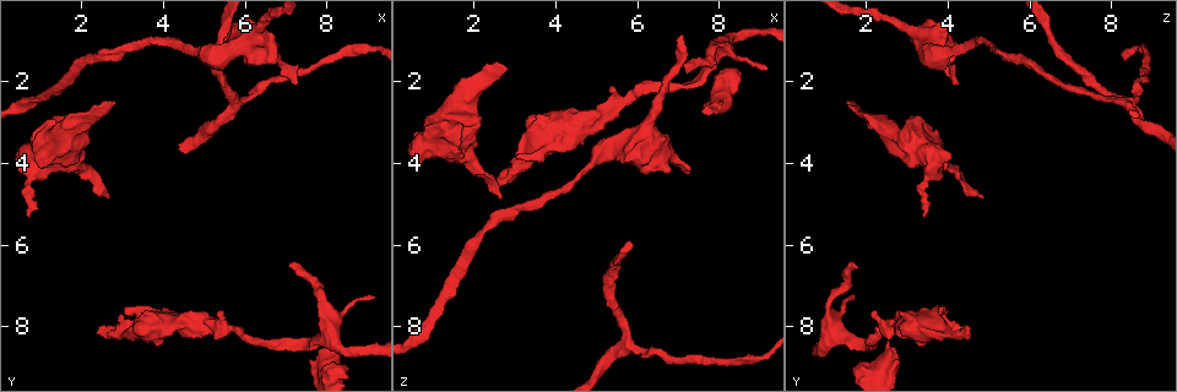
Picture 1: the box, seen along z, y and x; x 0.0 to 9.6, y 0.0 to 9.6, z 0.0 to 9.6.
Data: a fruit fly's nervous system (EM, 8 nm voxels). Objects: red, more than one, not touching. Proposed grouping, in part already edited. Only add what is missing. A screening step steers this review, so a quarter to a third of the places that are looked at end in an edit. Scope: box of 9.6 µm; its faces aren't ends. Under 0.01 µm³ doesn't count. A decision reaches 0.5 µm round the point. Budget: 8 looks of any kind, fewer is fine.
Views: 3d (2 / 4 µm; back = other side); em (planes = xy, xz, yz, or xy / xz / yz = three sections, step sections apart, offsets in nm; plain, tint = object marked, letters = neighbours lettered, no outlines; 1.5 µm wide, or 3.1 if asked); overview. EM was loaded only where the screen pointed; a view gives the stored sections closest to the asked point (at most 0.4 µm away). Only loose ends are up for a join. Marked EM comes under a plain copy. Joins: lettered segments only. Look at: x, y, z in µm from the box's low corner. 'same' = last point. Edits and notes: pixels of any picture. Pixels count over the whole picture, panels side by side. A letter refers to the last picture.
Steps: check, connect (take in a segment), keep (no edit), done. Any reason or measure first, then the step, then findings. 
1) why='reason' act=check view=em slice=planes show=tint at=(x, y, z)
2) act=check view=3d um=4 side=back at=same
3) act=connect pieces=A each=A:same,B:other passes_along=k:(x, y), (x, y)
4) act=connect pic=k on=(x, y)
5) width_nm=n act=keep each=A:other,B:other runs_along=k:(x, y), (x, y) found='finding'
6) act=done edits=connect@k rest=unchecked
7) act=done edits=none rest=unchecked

why='an open end' act=check view=3d um=4 at=(2.85, 2.60, 1.65)

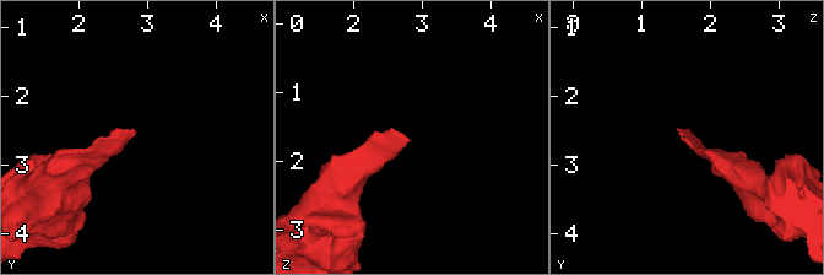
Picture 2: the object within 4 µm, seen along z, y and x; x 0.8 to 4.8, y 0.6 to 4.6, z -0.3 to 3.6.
why='need the tissue' act=check view=em slice=xy step=4 show=letters at=(2.80, 2.50, 1.65)

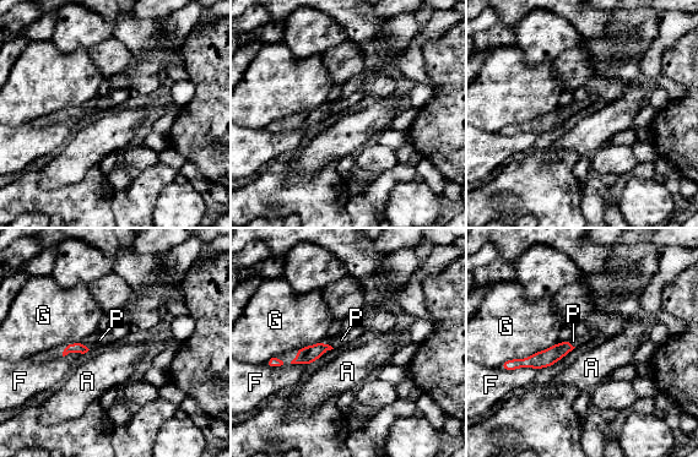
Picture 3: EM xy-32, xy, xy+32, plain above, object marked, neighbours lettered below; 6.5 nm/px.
act=check view=em slice=planes show=letters at=same

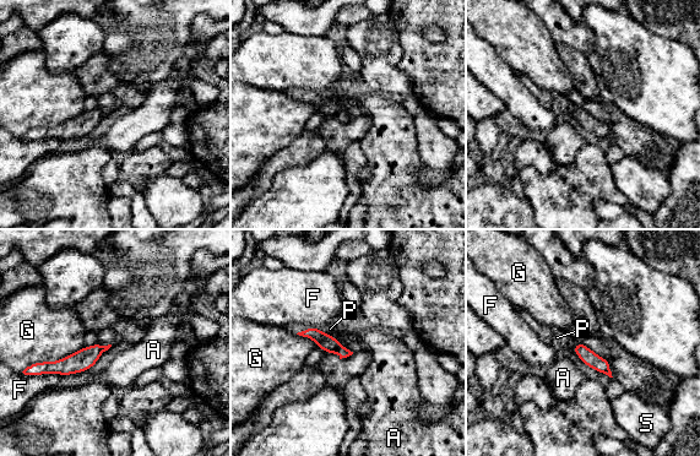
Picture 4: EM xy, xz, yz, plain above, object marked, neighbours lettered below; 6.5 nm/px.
longest_contact=G:360nm act=connect pieces=P each=A:other,F:other,G:other,P:same,S:other passes_along=4:(330, 345), (329, 335), (330, 329) found='it goes on there'

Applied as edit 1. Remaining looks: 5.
why='redraw' act=check view=overview

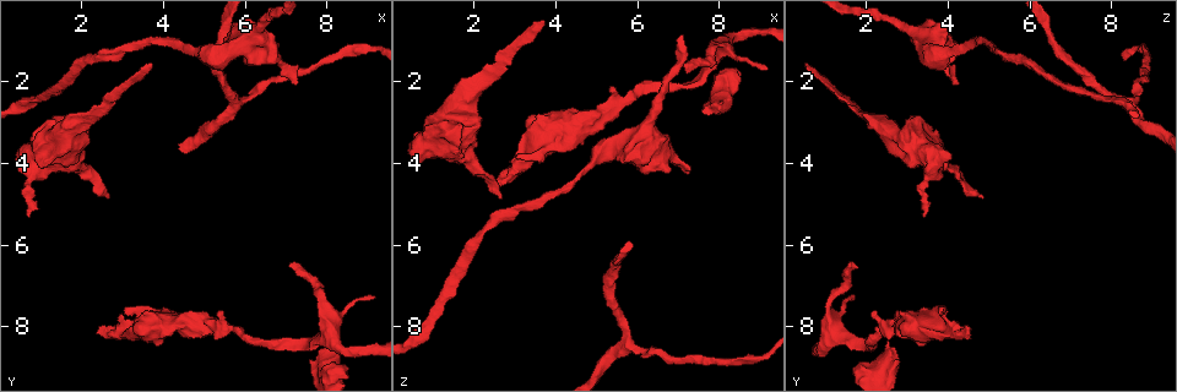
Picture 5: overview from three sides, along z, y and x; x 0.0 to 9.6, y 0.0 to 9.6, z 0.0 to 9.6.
why='thick end' act=check view=3d um=2 at=(5.35, 7.60, 2.10)

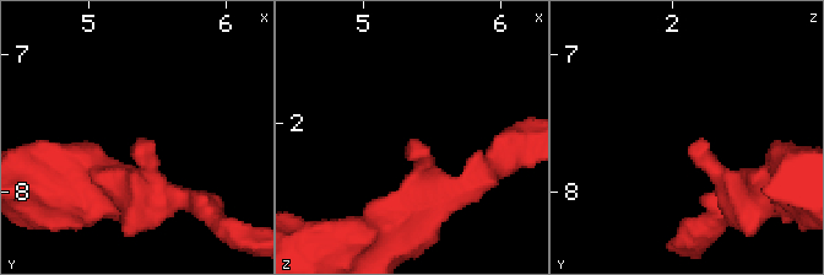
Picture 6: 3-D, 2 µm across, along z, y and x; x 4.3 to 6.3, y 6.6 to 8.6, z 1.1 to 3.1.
act=check view=em slice=planes show=tint at=(5.40, 7.68, 2.14)

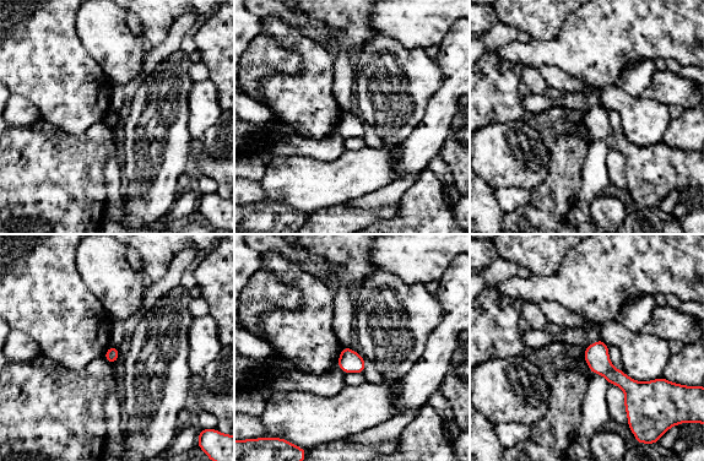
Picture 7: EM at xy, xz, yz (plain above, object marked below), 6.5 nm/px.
why='what lies round it' act=check view=em slice=planes show=letters at=same

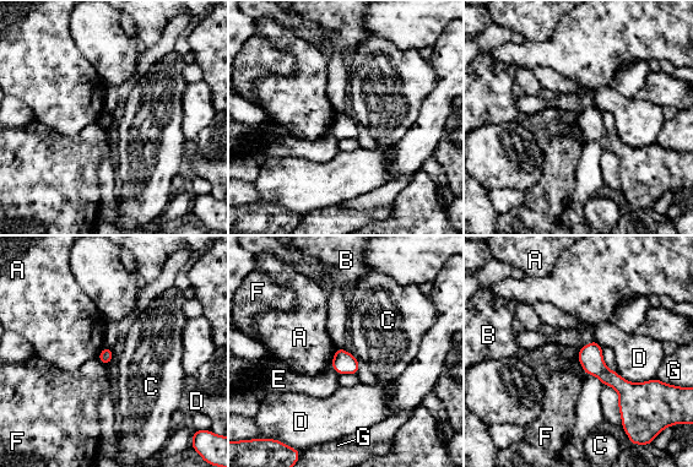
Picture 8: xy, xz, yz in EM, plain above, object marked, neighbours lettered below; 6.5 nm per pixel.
act=keep each=A:other,B:other,C:other,D:other,E:other,F:other,G:other runs_along=8:(581, 352), (628, 391), (644, 391) found='no lettered segment goes on from it'

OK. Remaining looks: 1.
act=check view=em slice=yz step=4 show=letters at=(0.70, 5.25, 3.40)

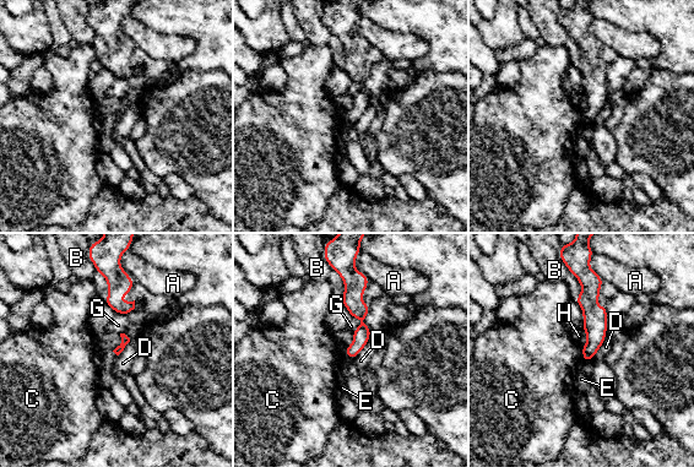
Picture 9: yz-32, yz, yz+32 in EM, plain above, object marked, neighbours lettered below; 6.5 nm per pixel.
act=keep each=A:other,B:other,C:other,D:other,E:other,G:other,H:other runs_along=9:(580, 277), (594, 314), (587, 357) found='none of them fits'

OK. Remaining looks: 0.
act=done edits=connect@4 rest=unchecked

